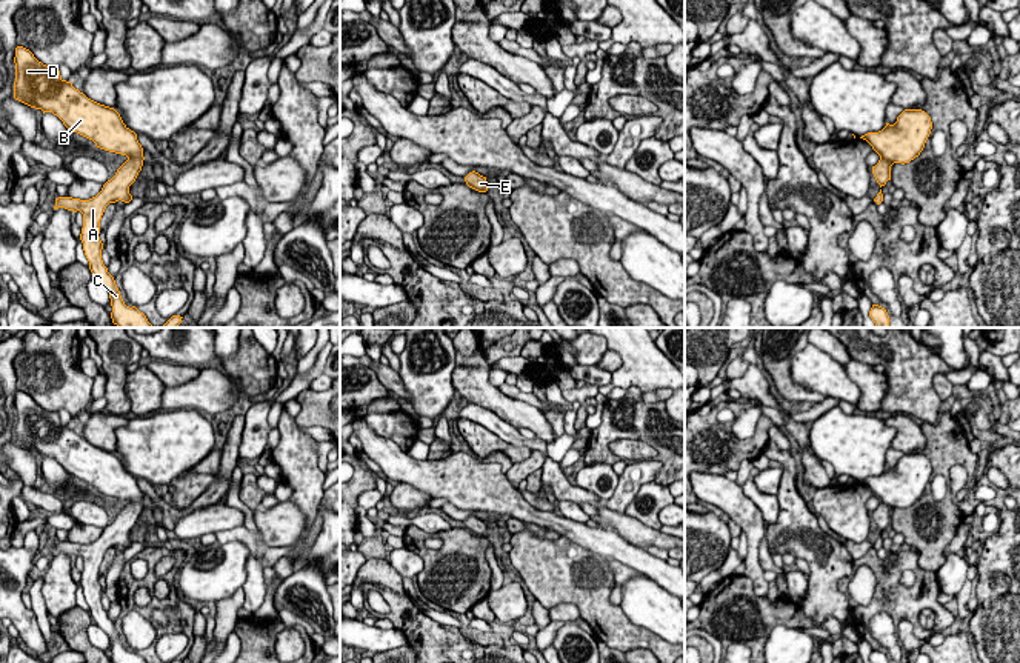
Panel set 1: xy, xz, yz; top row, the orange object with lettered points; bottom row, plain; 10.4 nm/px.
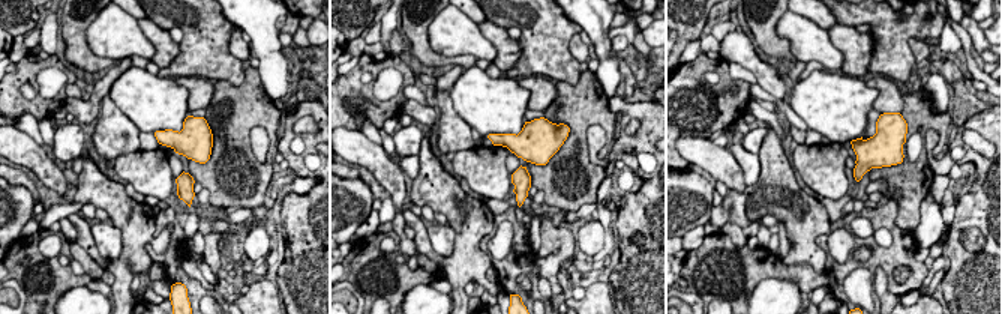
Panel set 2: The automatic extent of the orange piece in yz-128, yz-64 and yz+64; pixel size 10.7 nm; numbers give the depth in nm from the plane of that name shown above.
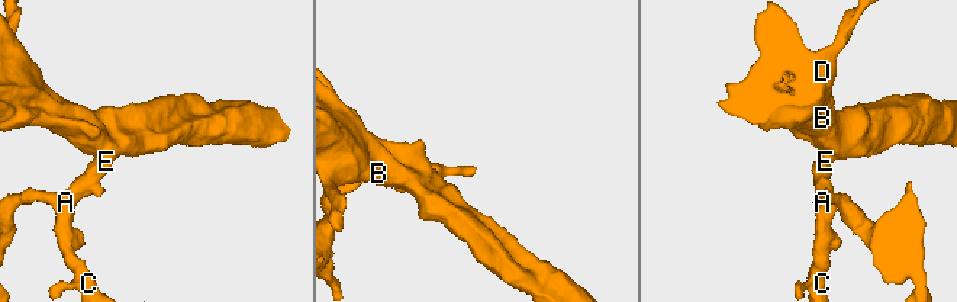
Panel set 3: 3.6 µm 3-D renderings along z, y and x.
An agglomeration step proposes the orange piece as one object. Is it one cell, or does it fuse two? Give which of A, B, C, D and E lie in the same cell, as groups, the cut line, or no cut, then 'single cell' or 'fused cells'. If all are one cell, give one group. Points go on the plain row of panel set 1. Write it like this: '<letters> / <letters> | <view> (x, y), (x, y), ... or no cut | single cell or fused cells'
A B C D E | no cut | single cell

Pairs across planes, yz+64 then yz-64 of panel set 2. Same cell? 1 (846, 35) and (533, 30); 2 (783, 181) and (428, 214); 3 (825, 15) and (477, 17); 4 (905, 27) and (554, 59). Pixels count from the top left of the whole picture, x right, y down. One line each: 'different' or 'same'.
1: different
2: different
3: same
4: same

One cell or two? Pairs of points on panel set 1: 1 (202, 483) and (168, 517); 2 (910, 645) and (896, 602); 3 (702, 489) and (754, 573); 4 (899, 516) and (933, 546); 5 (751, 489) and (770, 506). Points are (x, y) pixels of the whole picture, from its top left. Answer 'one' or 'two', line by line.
1: two
2: two
3: one
4: one
5: one

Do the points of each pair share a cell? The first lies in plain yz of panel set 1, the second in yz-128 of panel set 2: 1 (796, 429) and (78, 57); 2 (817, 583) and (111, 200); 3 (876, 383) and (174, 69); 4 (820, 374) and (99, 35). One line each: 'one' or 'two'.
1: two
2: one
3: two
4: one

